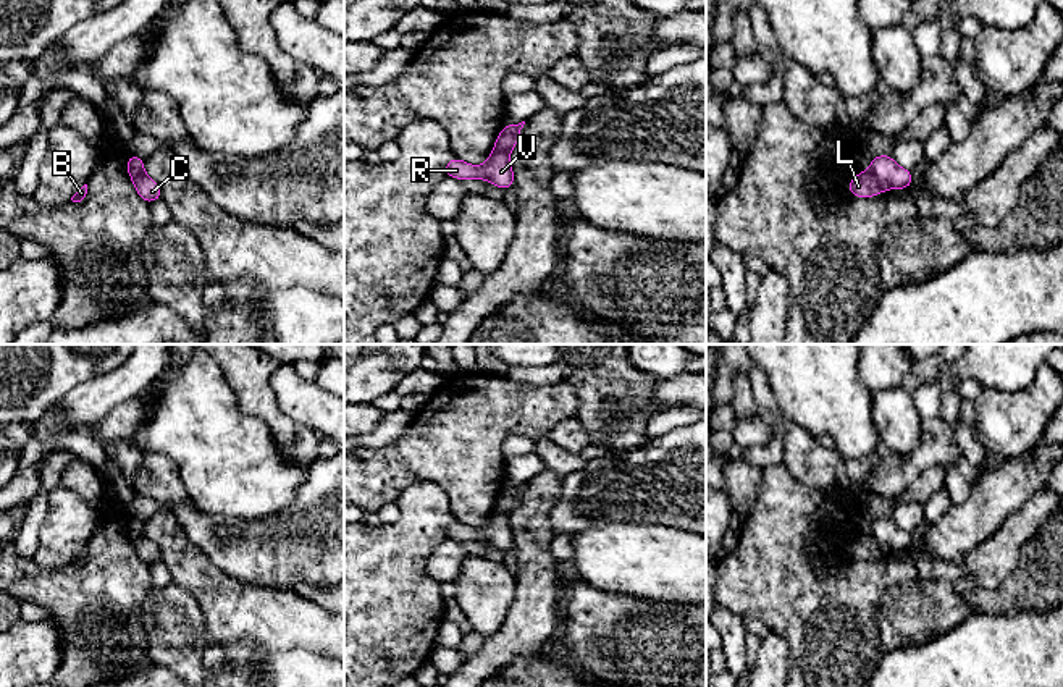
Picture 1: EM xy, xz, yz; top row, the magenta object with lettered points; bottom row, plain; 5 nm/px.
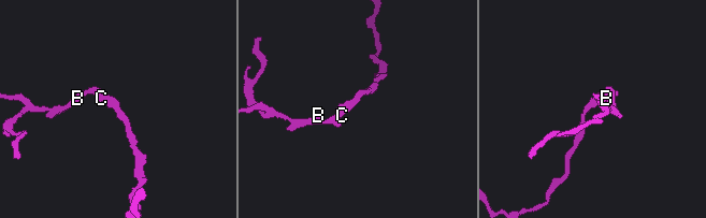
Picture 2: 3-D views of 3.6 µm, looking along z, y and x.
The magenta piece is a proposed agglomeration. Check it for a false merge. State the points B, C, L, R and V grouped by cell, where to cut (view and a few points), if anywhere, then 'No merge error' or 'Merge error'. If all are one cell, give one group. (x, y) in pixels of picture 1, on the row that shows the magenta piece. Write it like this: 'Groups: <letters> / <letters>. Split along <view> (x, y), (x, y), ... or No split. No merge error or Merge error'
Groups: B R V / C L. Split along yz (869, 172), (884, 188). Merge error

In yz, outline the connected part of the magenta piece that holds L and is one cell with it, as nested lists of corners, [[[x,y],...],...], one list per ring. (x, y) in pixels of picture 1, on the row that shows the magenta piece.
[[[861,171],[848,183],[848,191],[856,197],[874,197],[884,188],[871,171]]]

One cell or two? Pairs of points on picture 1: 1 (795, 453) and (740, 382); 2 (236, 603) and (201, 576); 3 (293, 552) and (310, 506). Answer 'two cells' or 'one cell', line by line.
1: two cells
2: one cell
3: one cell

